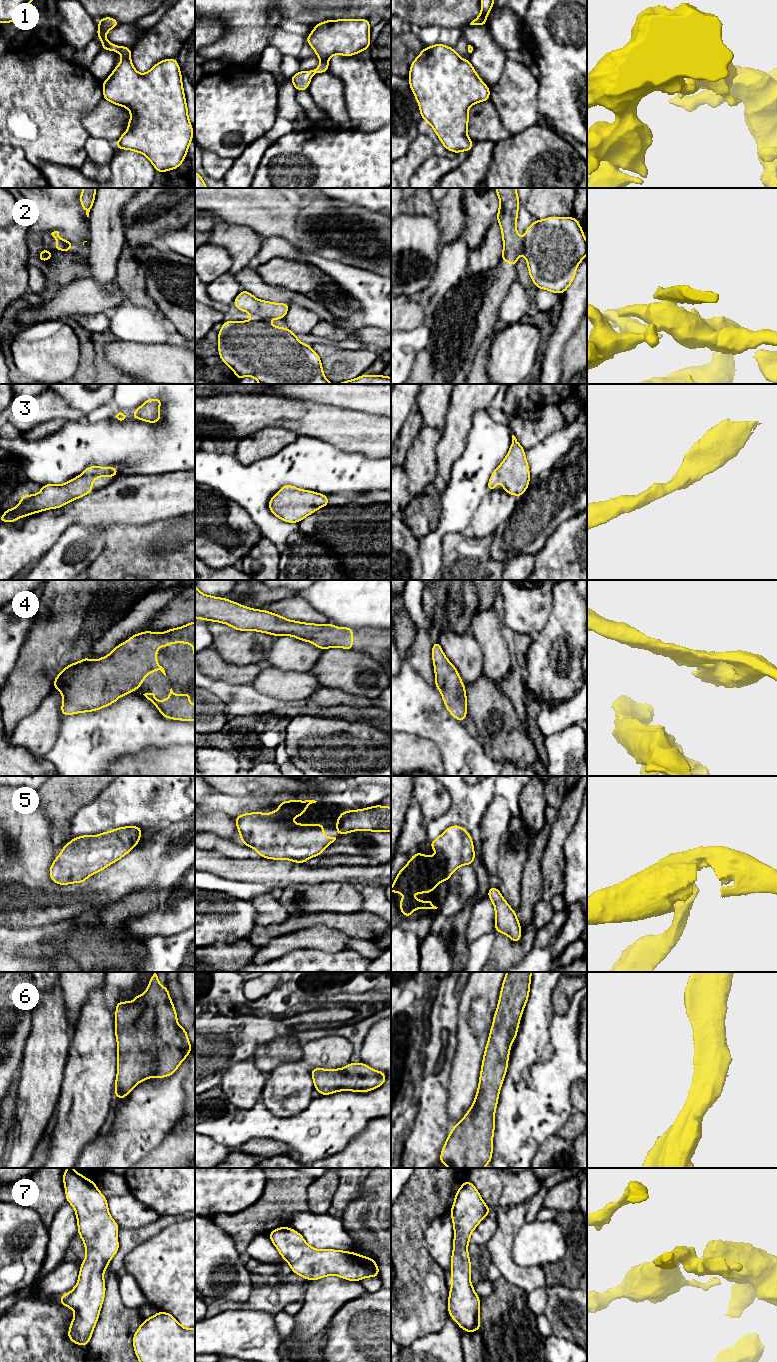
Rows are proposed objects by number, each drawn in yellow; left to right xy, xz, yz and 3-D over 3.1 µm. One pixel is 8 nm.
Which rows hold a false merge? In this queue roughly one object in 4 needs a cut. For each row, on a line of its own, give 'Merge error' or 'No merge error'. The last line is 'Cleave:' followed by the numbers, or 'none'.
1: No merge error
2: Merge error
3: No merge error
4: No merge error
5: No merge error
6: No merge error
7: No merge error
Cleave: 2

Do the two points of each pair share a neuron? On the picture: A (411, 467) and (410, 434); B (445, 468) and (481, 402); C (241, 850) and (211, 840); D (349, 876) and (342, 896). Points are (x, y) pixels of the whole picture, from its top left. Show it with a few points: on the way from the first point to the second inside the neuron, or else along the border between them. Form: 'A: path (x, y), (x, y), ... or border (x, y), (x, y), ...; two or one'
A: border (423, 425), (405, 456); two
B: path (448, 451), (458, 421), (464, 415); one
C: path (234, 848), (218, 844); one
D: border (323, 882), (349, 882), (353, 885); two

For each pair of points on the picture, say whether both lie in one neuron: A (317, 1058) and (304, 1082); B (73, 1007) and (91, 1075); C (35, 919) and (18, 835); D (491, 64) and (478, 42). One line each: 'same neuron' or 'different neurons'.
A: different neurons
B: different neurons
C: same neuron
D: same neuron

